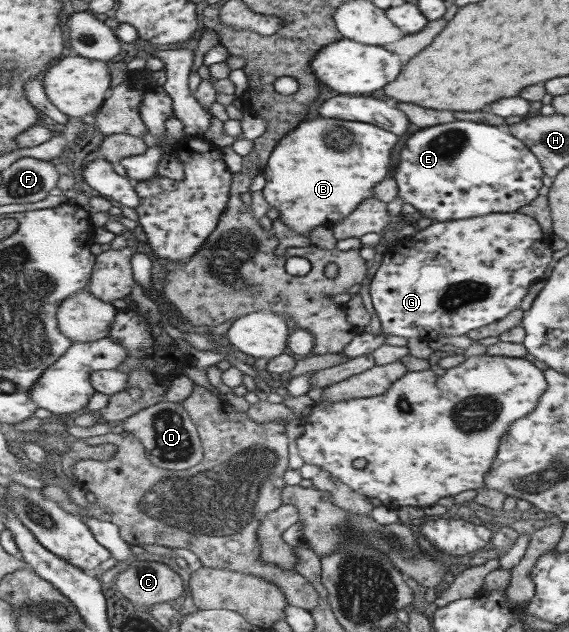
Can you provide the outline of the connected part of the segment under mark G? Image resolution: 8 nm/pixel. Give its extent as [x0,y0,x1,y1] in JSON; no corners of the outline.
[342,211,552,360]

